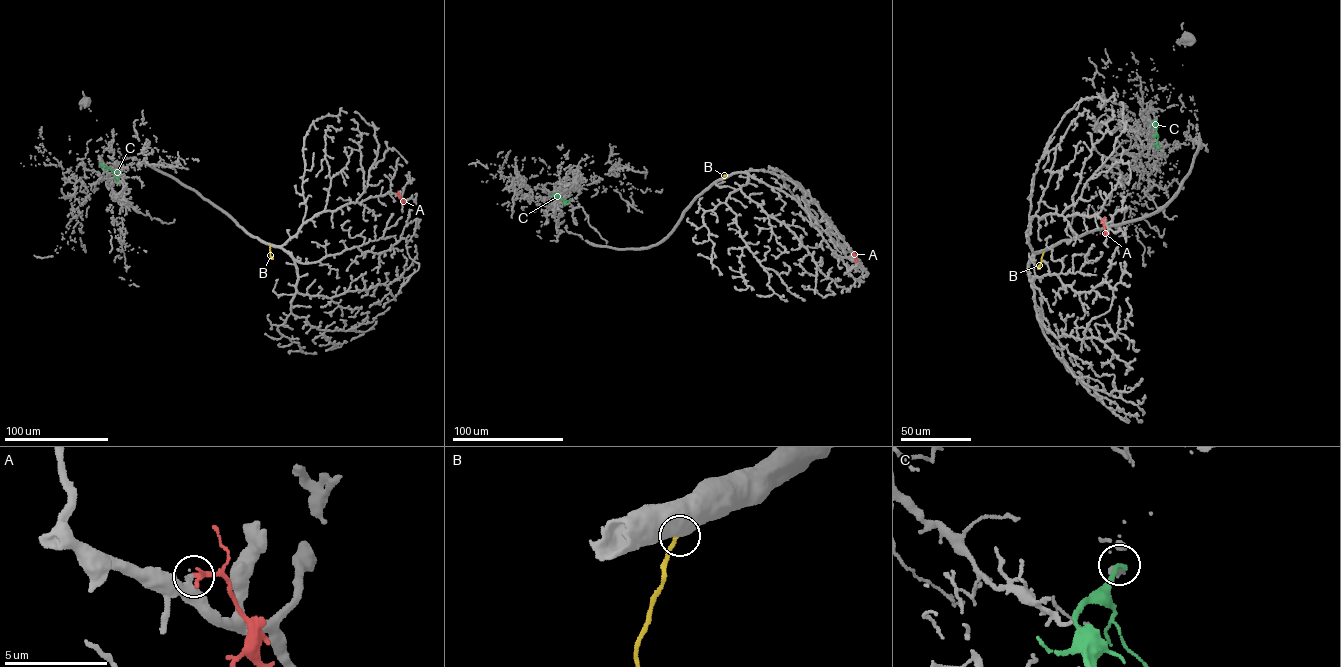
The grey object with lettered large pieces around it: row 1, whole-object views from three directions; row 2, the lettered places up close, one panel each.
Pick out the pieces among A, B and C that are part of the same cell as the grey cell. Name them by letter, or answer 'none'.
B

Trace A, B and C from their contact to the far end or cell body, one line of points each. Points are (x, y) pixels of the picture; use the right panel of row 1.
A: (1102, 220), (1109, 236)
B: (1044, 251), (1037, 268)
C: (1156, 119), (1153, 124), (1159, 148)

